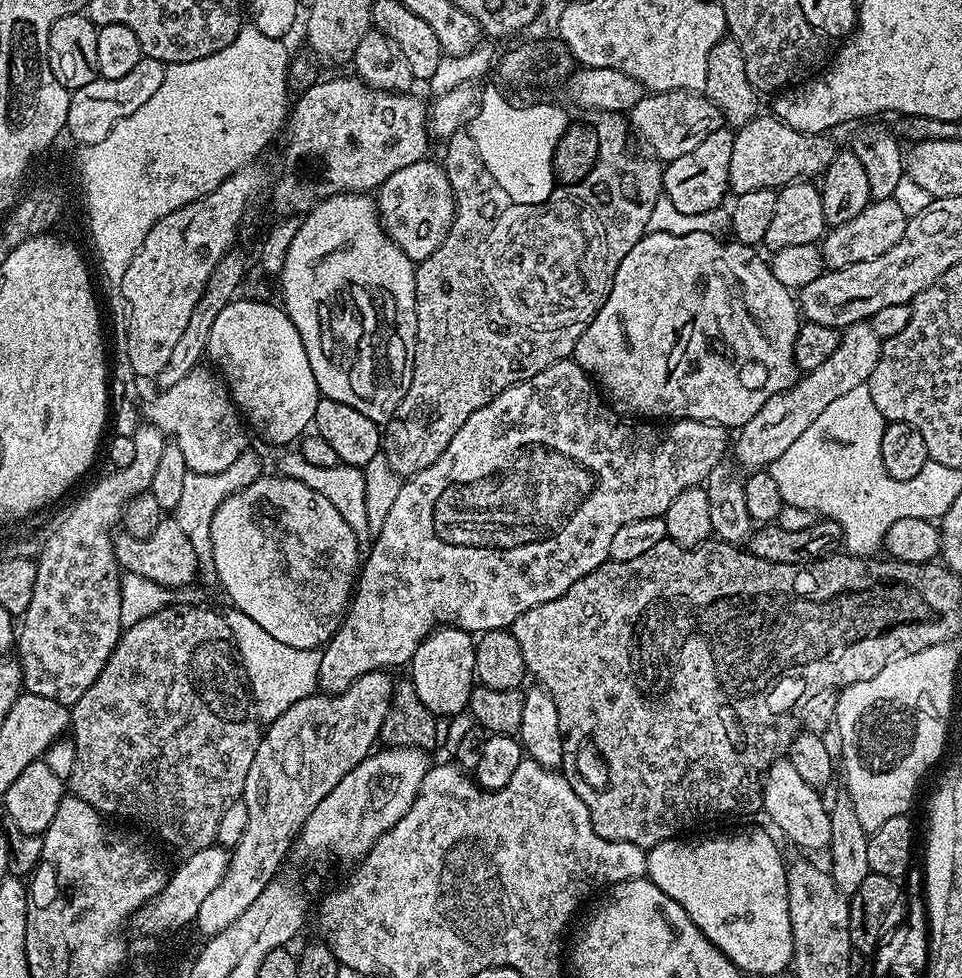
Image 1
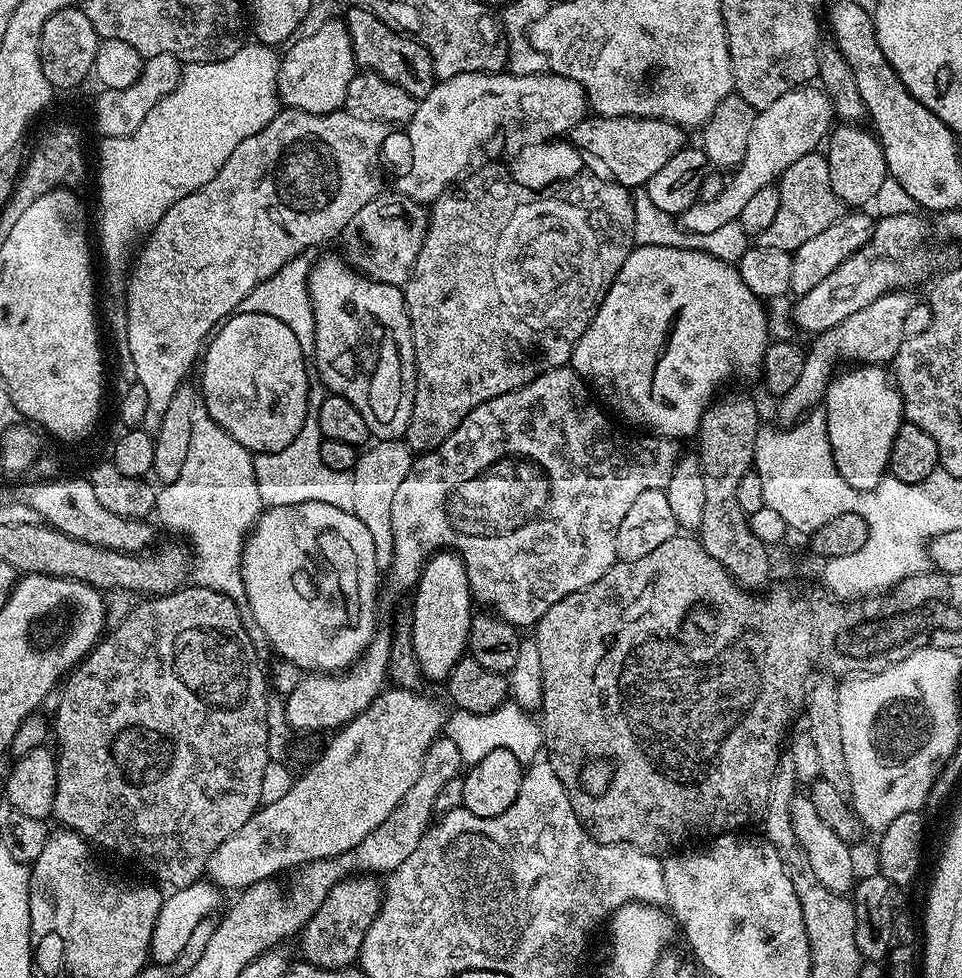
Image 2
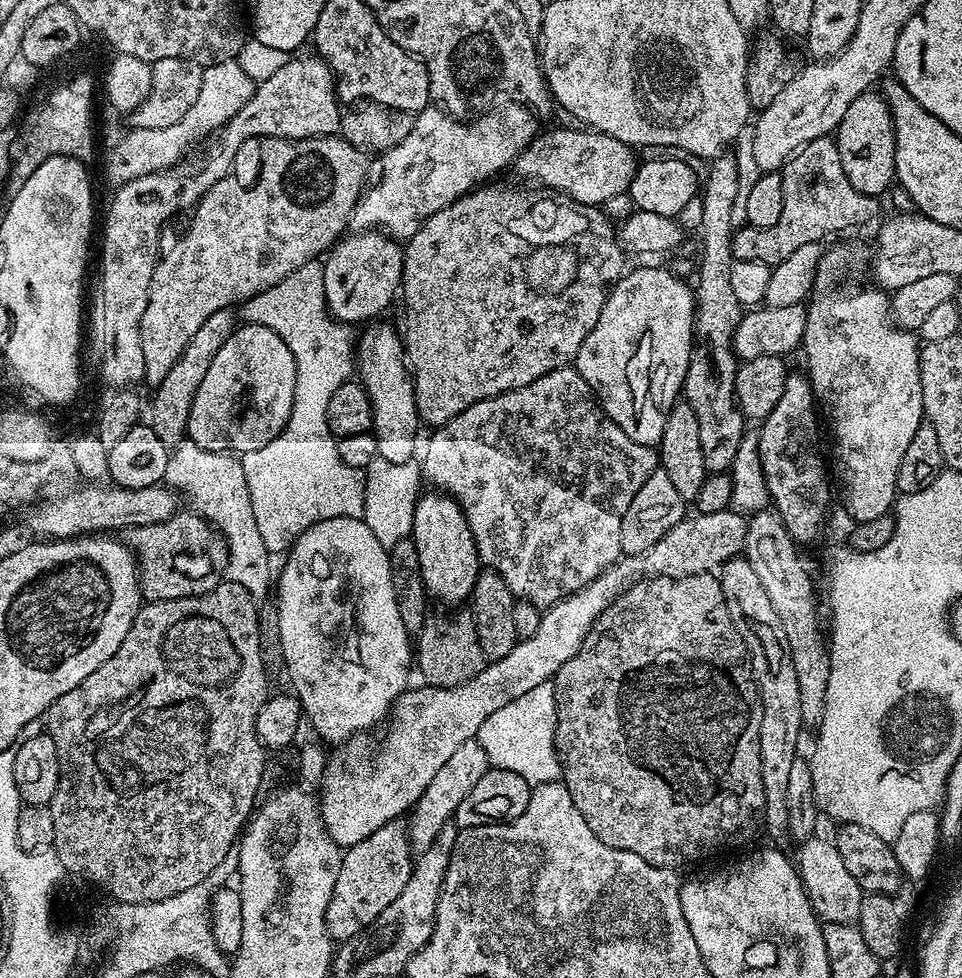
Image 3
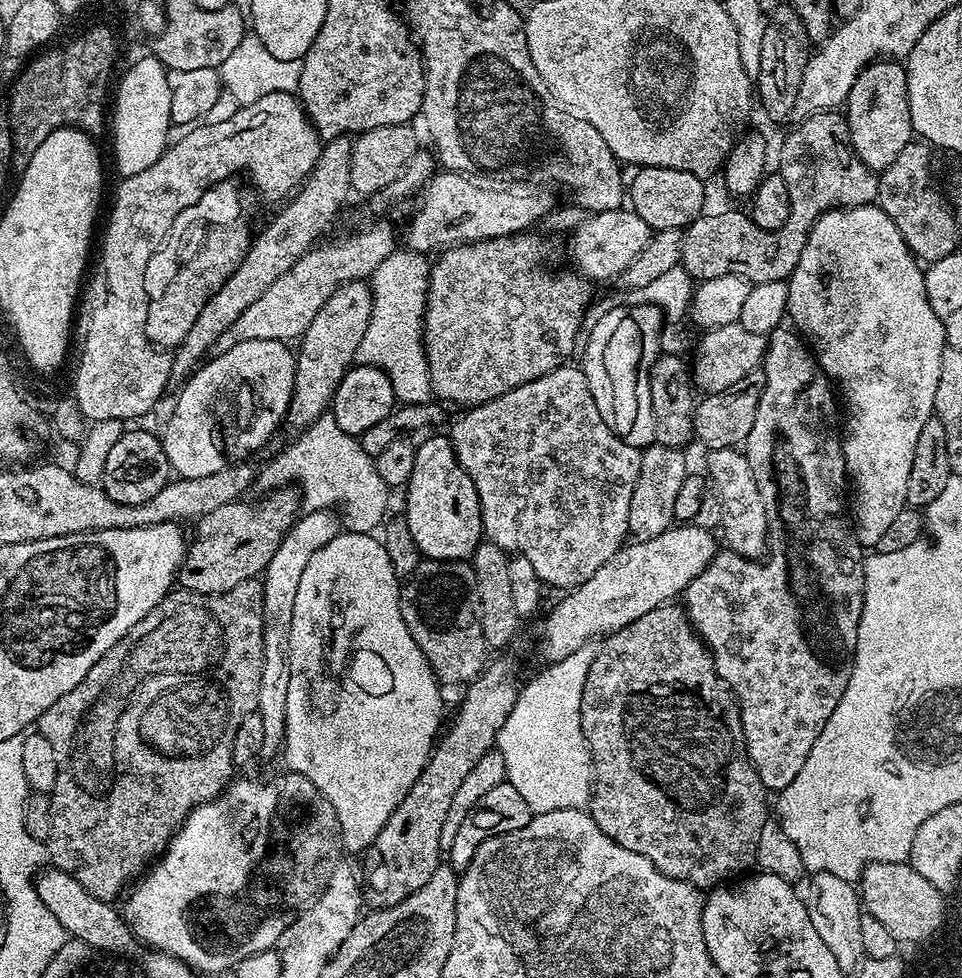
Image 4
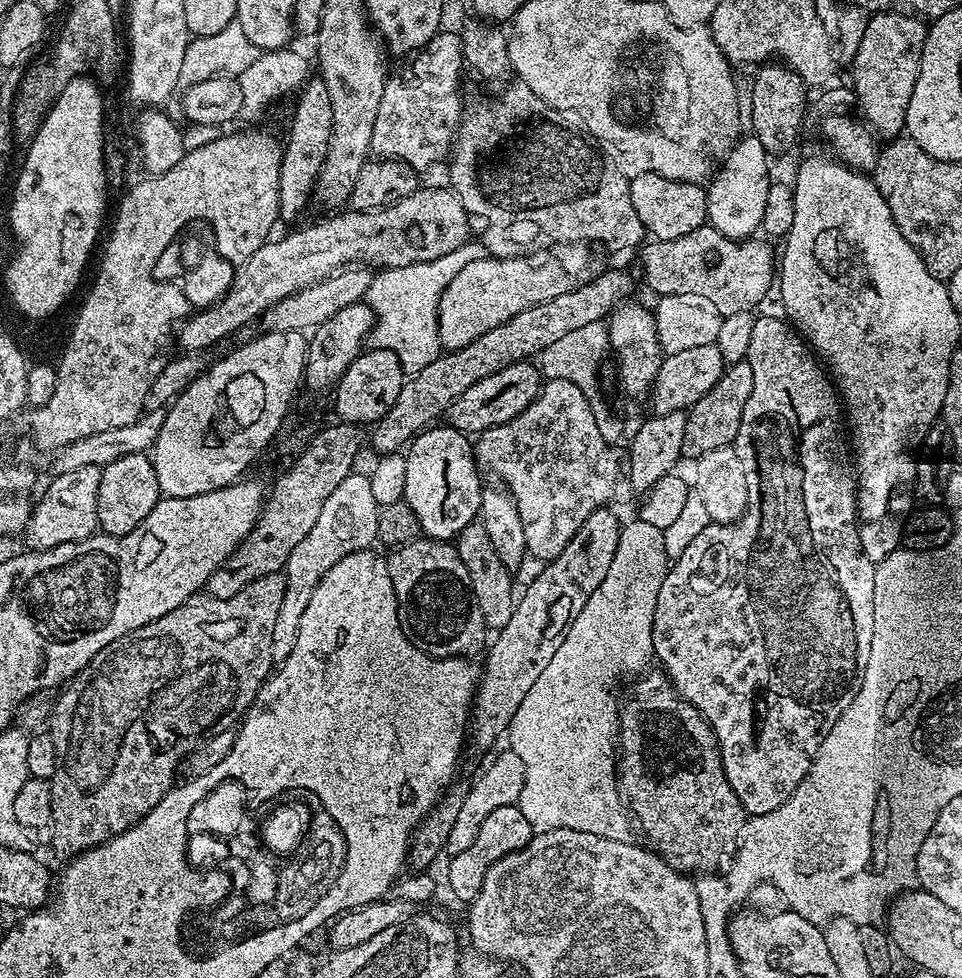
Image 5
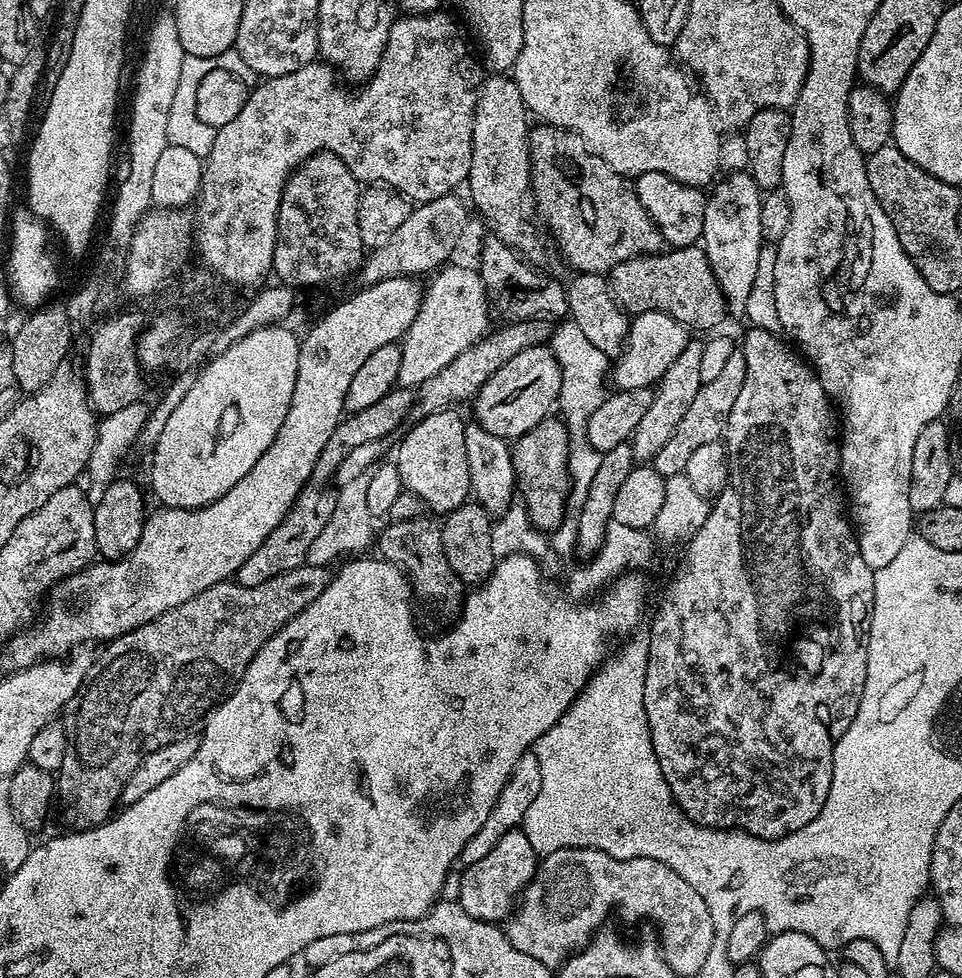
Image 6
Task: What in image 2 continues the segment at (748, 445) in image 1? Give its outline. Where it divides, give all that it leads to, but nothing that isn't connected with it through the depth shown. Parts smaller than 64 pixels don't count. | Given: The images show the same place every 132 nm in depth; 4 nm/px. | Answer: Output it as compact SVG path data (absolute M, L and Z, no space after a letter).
M893 290L884 296L879 296L870 306L862 306L850 314L838 326L828 328L825 332L819 333L812 344L810 351L804 357L802 375L785 396L779 397L781 421L796 422L801 419L809 410L817 407L824 399L824 392L834 375L832 363L845 356L857 365L874 364L884 366L891 362L898 354L900 343L906 339L904 334L904 319L910 314L910 308L914 303L914 296L908 290Z

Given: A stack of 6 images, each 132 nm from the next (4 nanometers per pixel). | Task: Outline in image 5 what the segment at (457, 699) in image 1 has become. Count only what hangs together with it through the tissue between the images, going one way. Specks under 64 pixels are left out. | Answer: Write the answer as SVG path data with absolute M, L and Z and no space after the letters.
M429 426L406 448L406 490L404 500L418 514L421 533L429 540L455 541L456 535L470 526L480 515L481 469L474 455L474 444L465 433L447 426Z

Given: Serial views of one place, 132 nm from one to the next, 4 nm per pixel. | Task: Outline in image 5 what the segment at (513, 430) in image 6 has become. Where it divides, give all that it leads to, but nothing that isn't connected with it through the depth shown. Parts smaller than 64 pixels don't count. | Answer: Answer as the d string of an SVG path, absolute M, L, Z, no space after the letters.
M521 362L511 364L486 378L482 382L474 382L466 394L462 394L448 407L446 413L447 427L457 428L465 434L479 434L488 428L508 422L526 408L540 393L542 377L540 369L535 363Z

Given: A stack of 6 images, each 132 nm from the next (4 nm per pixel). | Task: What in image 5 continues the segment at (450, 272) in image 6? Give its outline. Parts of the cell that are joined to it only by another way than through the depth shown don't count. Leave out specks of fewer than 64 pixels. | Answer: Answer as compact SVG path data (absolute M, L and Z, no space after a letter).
M545 250L535 254L521 254L514 258L497 258L486 255L480 261L470 262L441 292L437 308L437 334L441 349L455 350L474 342L474 338L482 338L486 330L494 330L494 326L502 326L514 314L522 314L530 306L538 306L543 300L558 298L558 294L566 294L581 283L580 264L572 256L559 256L559 251Z

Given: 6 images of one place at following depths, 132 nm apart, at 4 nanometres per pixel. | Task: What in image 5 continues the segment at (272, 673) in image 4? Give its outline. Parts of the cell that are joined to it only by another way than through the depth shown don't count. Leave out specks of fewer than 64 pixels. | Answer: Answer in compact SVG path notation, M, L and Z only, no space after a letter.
M353 471L352 475L342 478L342 482L334 486L334 494L326 498L322 511L318 513L318 522L314 522L310 534L306 534L306 538L302 538L302 542L298 542L294 550L290 550L290 558L284 564L286 592L282 594L282 606L278 609L278 618L274 622L273 661L283 662L290 658L290 650L294 650L294 642L298 638L302 614L306 606L310 606L310 594L314 594L326 570L330 570L334 562L340 562L351 552L371 549L377 543L379 513L380 508L374 502L374 493L370 490L370 482L363 471Z

